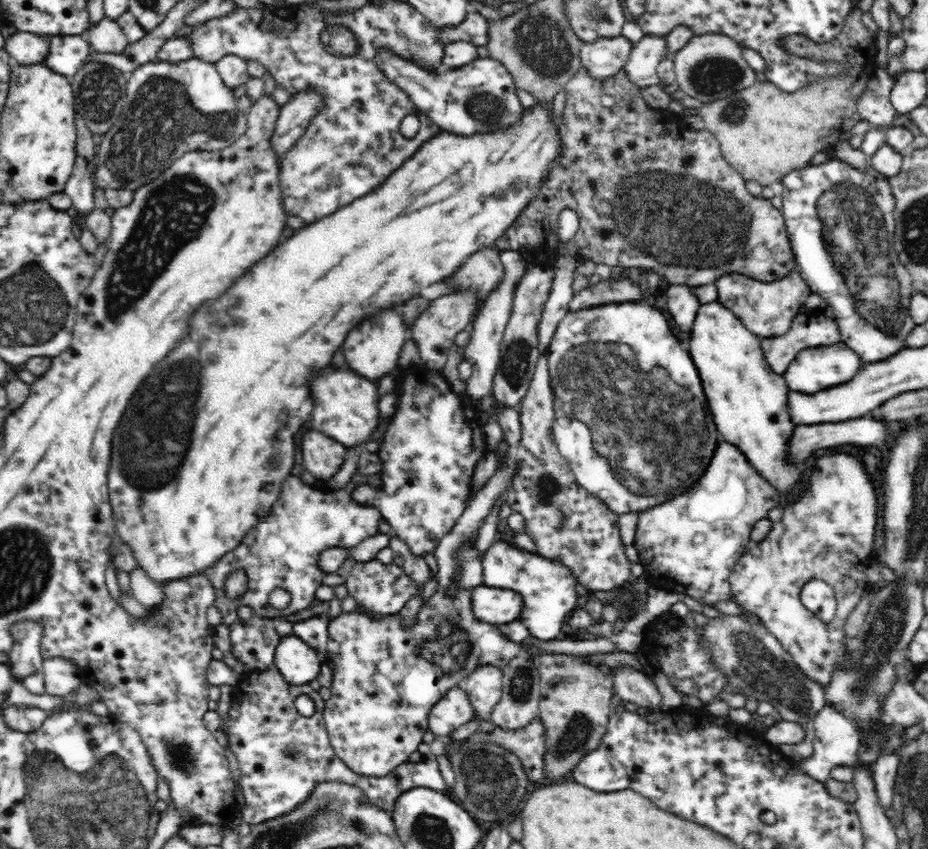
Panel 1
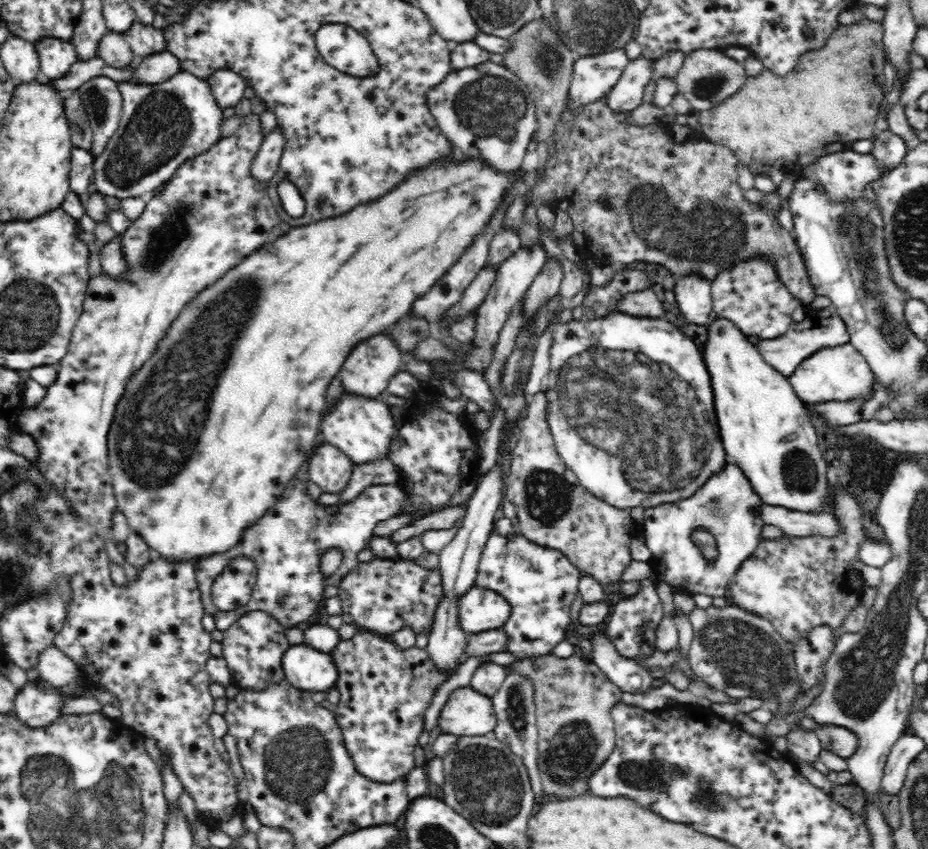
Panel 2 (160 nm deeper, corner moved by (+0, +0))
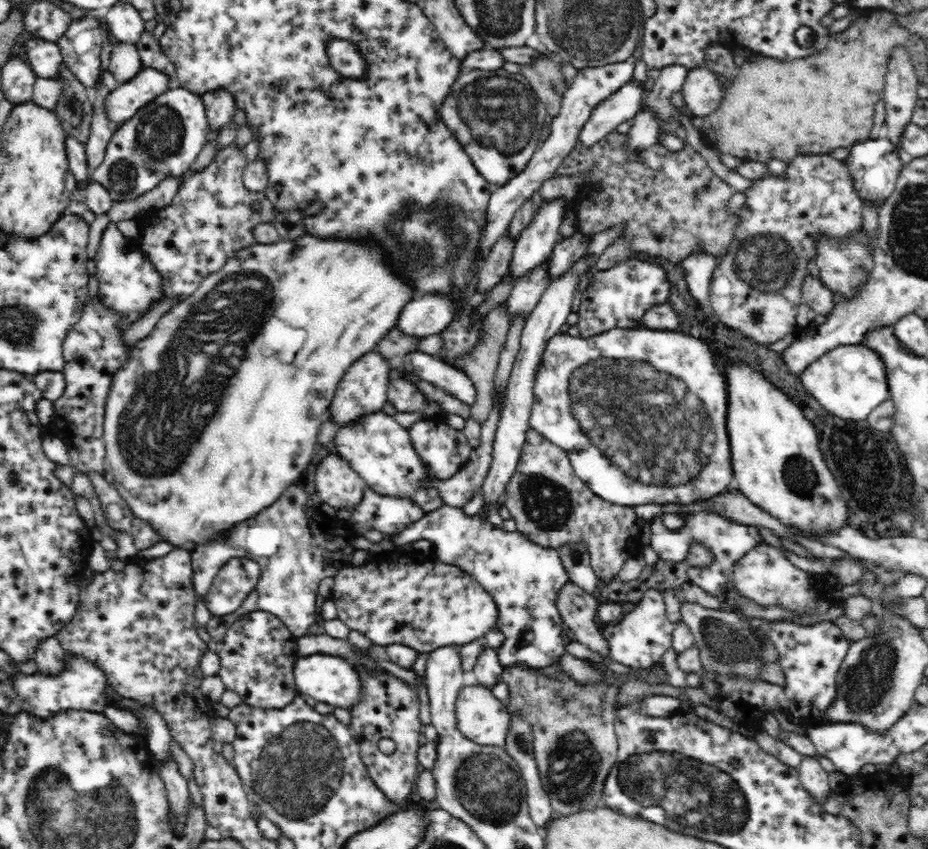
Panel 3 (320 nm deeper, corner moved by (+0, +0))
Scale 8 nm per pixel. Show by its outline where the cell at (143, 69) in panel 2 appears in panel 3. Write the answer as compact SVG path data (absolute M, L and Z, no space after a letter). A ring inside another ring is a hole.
M143 67L132 80L118 85L113 91L108 90L103 102L106 117L110 119L110 128L114 131L120 124L126 123L137 114L136 110L170 88L167 72Z

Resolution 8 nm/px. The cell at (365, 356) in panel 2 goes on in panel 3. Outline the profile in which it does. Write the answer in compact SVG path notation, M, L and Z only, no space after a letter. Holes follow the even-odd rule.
M370 351L356 360L346 371L346 375L340 380L338 389L328 408L327 416L337 426L344 426L346 422L354 422L366 414L374 414L381 411L387 401L389 382L394 372L388 360L380 355L380 352Z

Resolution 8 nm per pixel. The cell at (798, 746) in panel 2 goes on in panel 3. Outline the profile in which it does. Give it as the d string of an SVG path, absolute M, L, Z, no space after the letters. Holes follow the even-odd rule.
M818 755L802 756L797 769L804 788L816 799L816 803L824 805L832 789L828 783L829 772L822 768Z

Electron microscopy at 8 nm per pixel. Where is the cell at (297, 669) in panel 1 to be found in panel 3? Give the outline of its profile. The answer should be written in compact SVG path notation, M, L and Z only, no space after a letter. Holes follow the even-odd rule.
M312 654L300 656L294 664L294 680L300 694L308 694L320 702L325 702L334 708L350 710L360 698L360 677L346 659L327 654Z

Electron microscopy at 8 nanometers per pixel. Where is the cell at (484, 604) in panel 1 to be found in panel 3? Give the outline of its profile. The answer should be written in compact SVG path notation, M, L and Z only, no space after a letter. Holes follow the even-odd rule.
M400 551L384 555L376 563L340 569L335 576L331 600L337 608L337 619L350 630L362 632L362 636L366 635L374 645L403 644L419 654L428 654L440 646L462 646L476 638L484 638L499 618L495 600L471 574L434 556L421 562Z

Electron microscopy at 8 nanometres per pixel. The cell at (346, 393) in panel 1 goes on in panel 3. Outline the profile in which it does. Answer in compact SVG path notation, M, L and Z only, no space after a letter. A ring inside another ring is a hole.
M383 411L360 416L354 422L346 422L338 426L336 438L332 440L336 452L349 462L364 484L375 491L376 494L403 495L411 498L421 506L425 514L442 508L445 502L436 488L420 485L420 480L428 480L428 471L417 457L416 449L412 448L409 431L402 427L391 415Z

